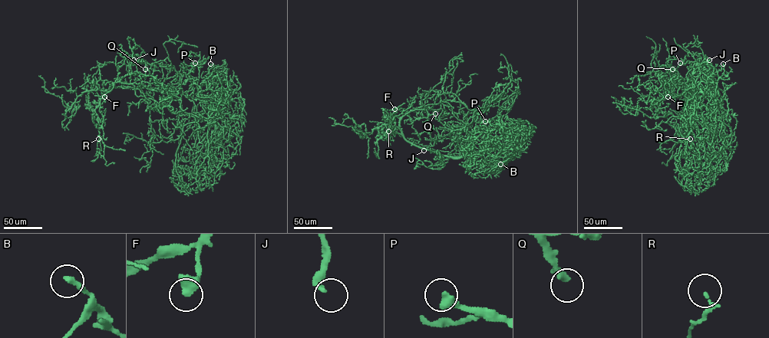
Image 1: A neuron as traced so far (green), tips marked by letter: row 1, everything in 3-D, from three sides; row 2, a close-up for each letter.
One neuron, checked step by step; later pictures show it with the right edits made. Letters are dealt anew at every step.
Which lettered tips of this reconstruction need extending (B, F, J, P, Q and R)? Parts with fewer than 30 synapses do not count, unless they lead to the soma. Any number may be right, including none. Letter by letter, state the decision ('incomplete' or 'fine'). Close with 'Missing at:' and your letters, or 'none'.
B: fine
F: fine
J: incomplete
P: incomplete
Q: incomplete
R: fine
Missing at: J, P, Q

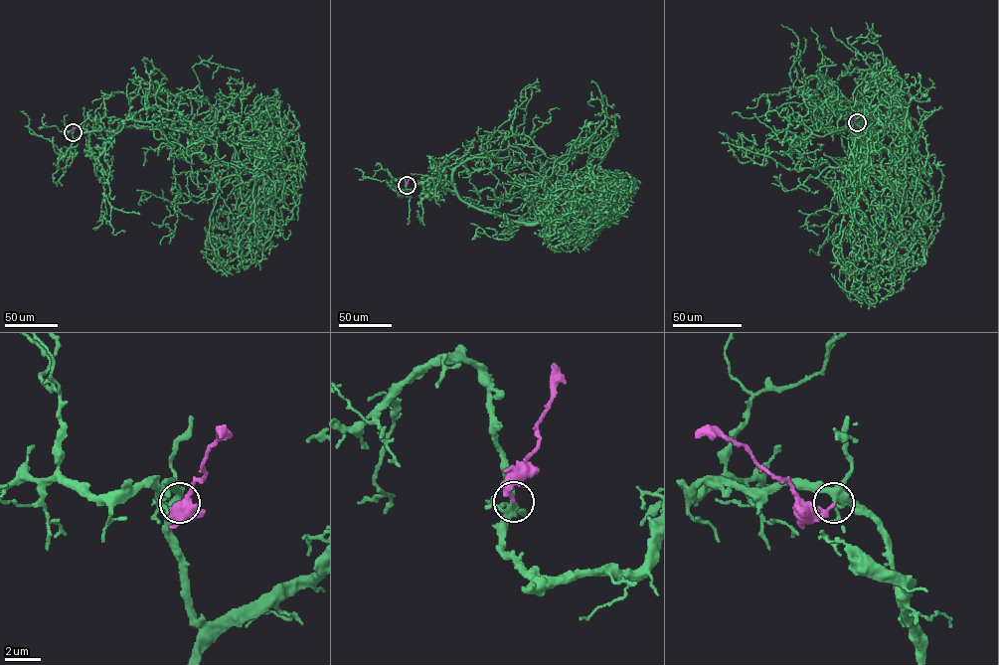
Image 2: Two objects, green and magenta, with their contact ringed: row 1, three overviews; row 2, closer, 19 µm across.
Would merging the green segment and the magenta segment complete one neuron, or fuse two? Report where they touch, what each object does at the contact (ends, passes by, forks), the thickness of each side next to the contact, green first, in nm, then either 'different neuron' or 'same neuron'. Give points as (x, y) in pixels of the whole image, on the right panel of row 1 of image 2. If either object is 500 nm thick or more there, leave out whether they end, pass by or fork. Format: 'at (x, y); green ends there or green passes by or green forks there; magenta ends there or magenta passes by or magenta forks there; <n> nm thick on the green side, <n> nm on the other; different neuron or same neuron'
at (857, 122); green forks there; magenta ends there; 280 nm thick on the green side, 200 nm on the other; different neuron

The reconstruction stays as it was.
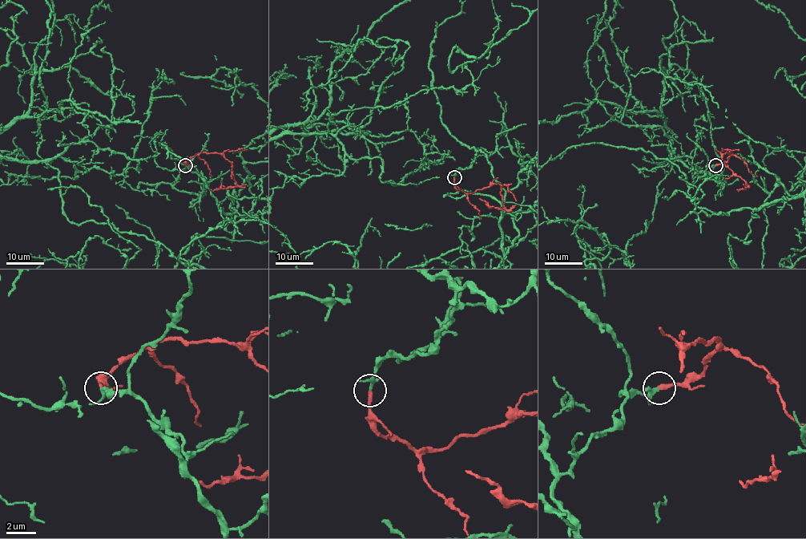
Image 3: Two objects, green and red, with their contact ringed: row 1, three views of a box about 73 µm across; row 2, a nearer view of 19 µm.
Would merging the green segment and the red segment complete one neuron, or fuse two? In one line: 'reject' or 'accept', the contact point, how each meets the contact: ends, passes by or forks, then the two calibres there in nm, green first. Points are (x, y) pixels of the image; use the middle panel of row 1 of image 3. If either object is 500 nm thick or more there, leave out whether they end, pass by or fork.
accept | (454, 177) | green passes by | red ends | 200/240 nm

